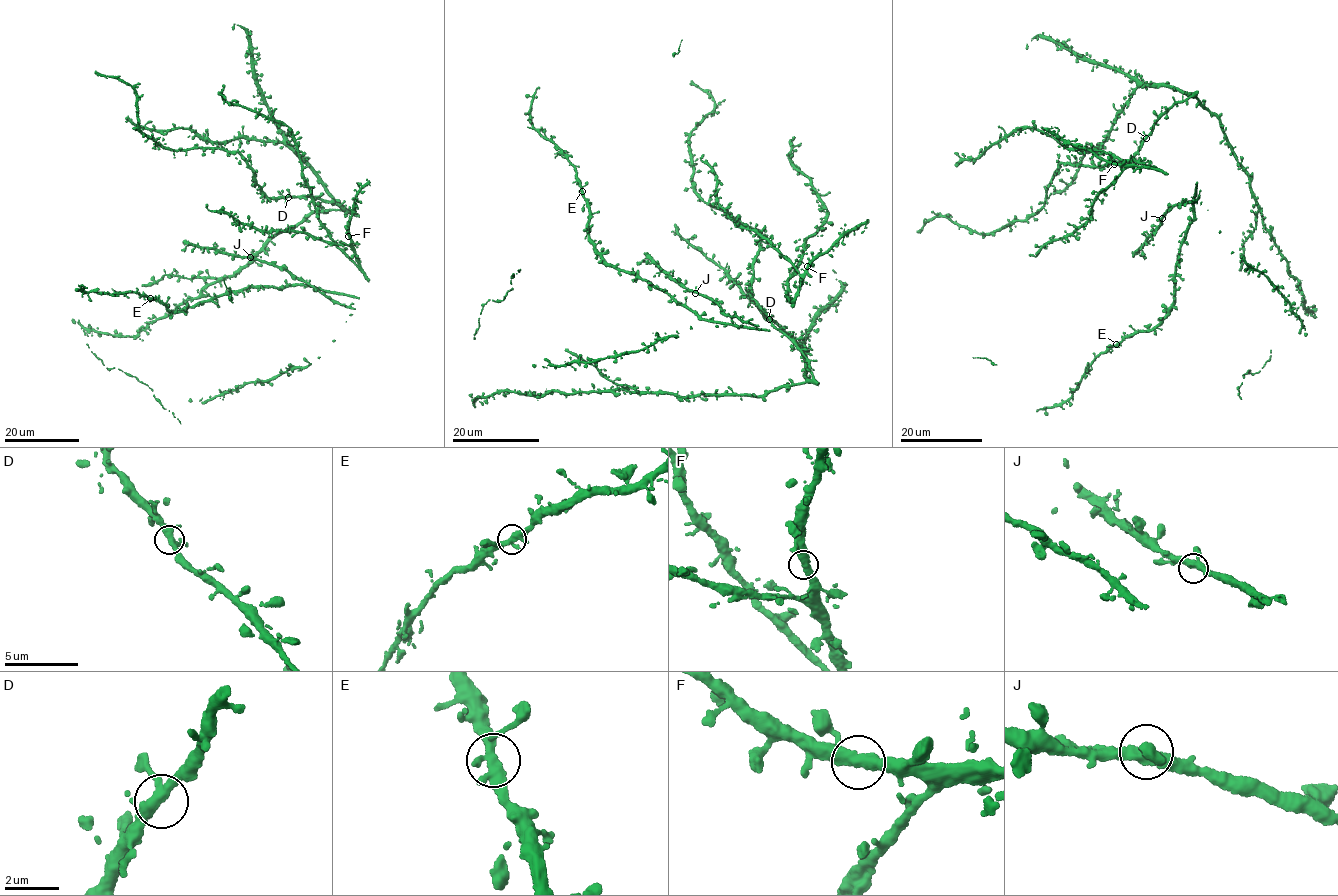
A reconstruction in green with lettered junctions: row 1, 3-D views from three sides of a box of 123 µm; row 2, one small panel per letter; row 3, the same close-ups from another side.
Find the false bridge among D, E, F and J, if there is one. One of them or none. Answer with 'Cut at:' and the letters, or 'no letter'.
Cut at: no letter

